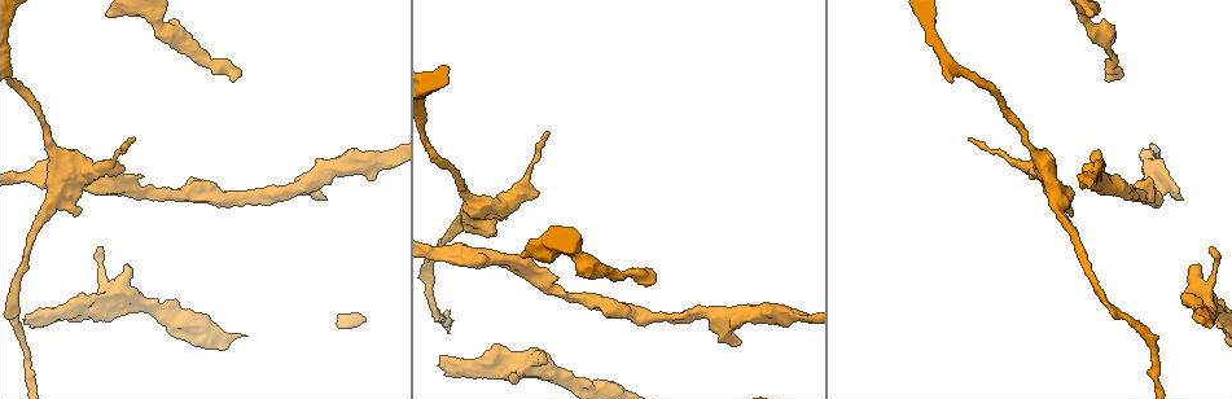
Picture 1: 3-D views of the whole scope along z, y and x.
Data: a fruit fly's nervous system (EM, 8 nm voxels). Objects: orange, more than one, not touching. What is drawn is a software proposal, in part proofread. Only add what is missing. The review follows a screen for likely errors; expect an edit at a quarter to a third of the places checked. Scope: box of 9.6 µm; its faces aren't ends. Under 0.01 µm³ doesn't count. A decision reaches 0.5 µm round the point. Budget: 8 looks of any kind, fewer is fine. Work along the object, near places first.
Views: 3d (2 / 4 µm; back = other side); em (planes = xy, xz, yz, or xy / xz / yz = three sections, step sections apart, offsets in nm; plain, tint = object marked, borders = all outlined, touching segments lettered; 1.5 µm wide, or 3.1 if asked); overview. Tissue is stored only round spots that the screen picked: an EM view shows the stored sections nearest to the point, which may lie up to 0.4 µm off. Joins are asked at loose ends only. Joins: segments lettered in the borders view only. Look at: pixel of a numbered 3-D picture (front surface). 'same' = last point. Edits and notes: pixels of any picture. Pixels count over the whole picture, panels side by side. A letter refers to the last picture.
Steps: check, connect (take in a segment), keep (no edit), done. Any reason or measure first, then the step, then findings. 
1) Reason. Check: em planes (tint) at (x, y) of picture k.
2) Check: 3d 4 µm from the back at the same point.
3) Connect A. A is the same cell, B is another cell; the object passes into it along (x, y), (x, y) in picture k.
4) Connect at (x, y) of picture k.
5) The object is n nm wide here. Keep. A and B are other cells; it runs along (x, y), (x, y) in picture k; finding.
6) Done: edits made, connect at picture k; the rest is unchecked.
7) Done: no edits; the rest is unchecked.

Free end. Check: em planes (borders) at (545, 361) of picture 1.

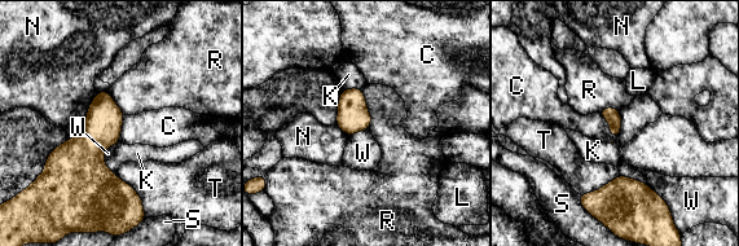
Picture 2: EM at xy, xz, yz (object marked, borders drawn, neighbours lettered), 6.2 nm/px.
Keep. C, K, L, N, R, S, T and W are other cells; a border runs along (598, 113), (616, 137) in picture 2; no lettered segment goes on from it.

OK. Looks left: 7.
Check: em planes (borders) at (1192, 317) of picture 1.

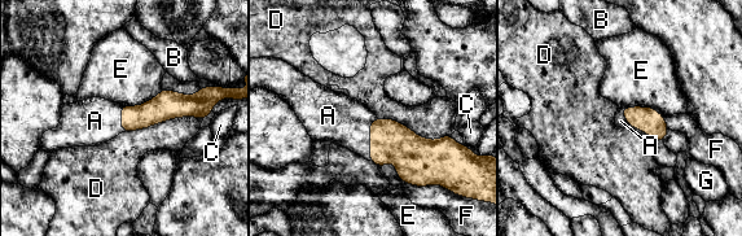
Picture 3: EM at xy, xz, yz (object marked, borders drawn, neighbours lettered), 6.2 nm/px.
Connect A. A is the same cell, B, C, D, E, F and G are other cells; the neuron continues.

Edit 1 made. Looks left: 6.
Thick end. Check: 3d 4 µm at (1092, 14) of picture 1.

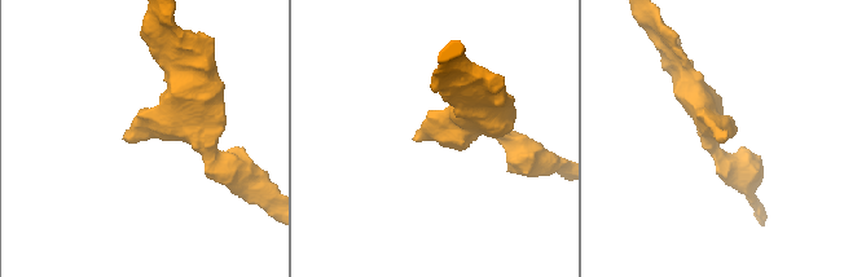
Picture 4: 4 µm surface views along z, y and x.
Shape alone is not enough. Check: em planes (tint) at (124, 137) of picture 4.

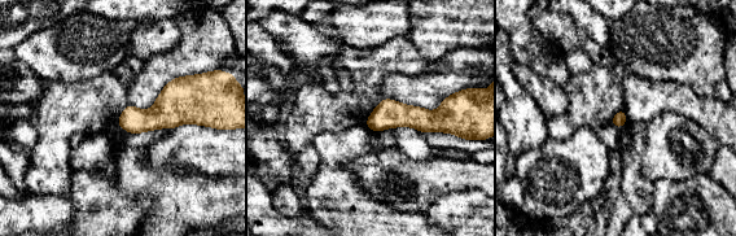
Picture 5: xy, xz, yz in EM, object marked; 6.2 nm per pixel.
Check: em planes (borders) at the same point.

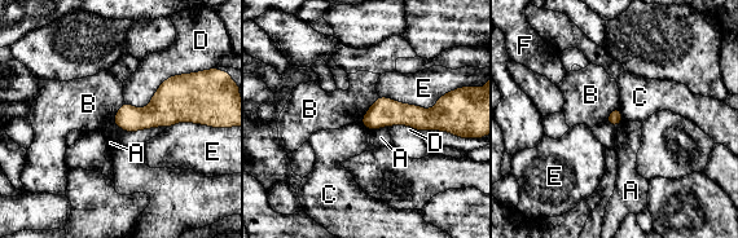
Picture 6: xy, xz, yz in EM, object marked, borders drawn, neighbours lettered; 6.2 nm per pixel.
Keep. A, B, C, D, E and F are other cells; a border runs along (380, 97), (360, 122) in picture 6; no lettered segment goes on from it.

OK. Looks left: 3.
Done: edits made, connect at picture 3; the rest is unchecked.

